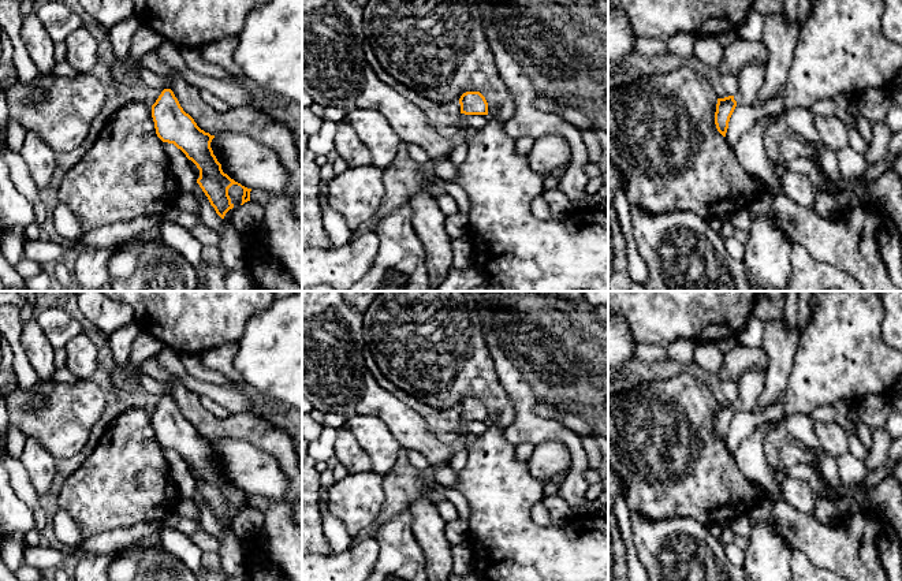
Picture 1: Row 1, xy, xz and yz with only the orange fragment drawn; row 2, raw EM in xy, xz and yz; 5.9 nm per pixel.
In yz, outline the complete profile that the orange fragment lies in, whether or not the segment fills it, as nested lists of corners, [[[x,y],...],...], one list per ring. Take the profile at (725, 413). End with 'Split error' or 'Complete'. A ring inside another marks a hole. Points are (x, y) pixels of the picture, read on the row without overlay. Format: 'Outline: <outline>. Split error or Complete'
Outline: [[[757,369],[745,370],[737,384],[738,384],[738,399],[735,402],[728,402],[724,405],[718,405],[715,431],[718,437],[726,443],[730,424],[737,411],[750,411],[754,409],[760,394],[764,390],[767,379],[767,372]]]. Split error

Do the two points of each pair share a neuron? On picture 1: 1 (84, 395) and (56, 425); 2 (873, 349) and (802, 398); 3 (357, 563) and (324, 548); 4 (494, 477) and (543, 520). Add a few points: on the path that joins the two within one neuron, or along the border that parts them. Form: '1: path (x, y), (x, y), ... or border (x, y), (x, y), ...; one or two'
1: path (79, 402), (63, 419); one
2: path (856, 358), (841, 360), (820, 380); one
3: border (316, 552), (330, 555); two
4: border (536, 502), (530, 518), (540, 525), (551, 525); two

